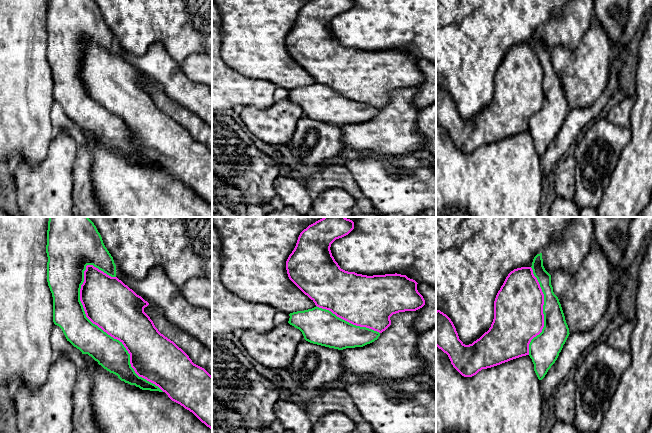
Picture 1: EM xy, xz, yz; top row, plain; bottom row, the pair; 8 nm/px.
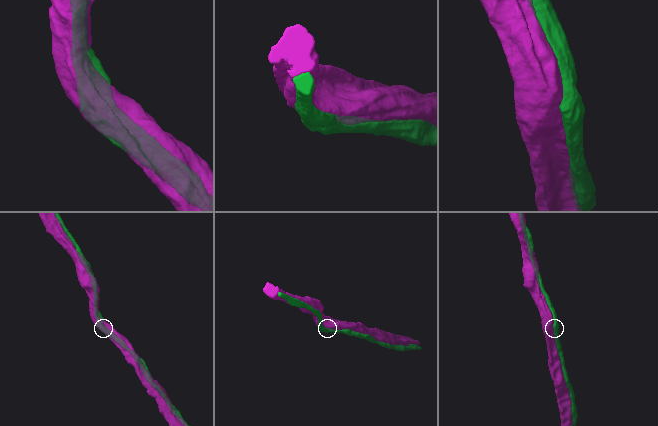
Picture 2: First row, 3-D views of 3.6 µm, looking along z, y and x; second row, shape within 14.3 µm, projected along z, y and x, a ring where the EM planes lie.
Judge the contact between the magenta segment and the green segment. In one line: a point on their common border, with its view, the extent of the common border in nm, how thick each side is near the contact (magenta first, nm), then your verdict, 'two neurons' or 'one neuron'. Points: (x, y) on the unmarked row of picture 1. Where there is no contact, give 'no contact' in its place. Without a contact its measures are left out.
xy (106, 108) | 1200 nm | 400/240 nm | one neuron

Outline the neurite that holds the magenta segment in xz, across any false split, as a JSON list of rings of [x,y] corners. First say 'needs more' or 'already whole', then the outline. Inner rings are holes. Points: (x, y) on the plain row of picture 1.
needs more; [[[311,0],[300,9],[286,37],[289,55],[316,81],[312,85],[290,89],[288,99],[299,105],[306,117],[338,126],[363,123],[374,118],[391,101],[390,93],[393,90],[416,87],[425,81],[423,72],[417,66],[418,59],[406,51],[395,49],[367,52],[340,44],[330,23],[336,15],[348,11],[353,5],[354,0]]]

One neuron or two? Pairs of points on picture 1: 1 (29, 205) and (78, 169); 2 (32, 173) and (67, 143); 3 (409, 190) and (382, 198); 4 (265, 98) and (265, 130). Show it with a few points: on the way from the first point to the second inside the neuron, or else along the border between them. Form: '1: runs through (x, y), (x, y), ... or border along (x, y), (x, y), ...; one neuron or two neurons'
1: runs through (41, 198), (66, 176); one neuron
2: runs through (41, 172), (61, 152); one neuron
3: runs through (402, 190), (389, 191); one neuron
4: border along (275, 102), (265, 108), (244, 106); two neurons

